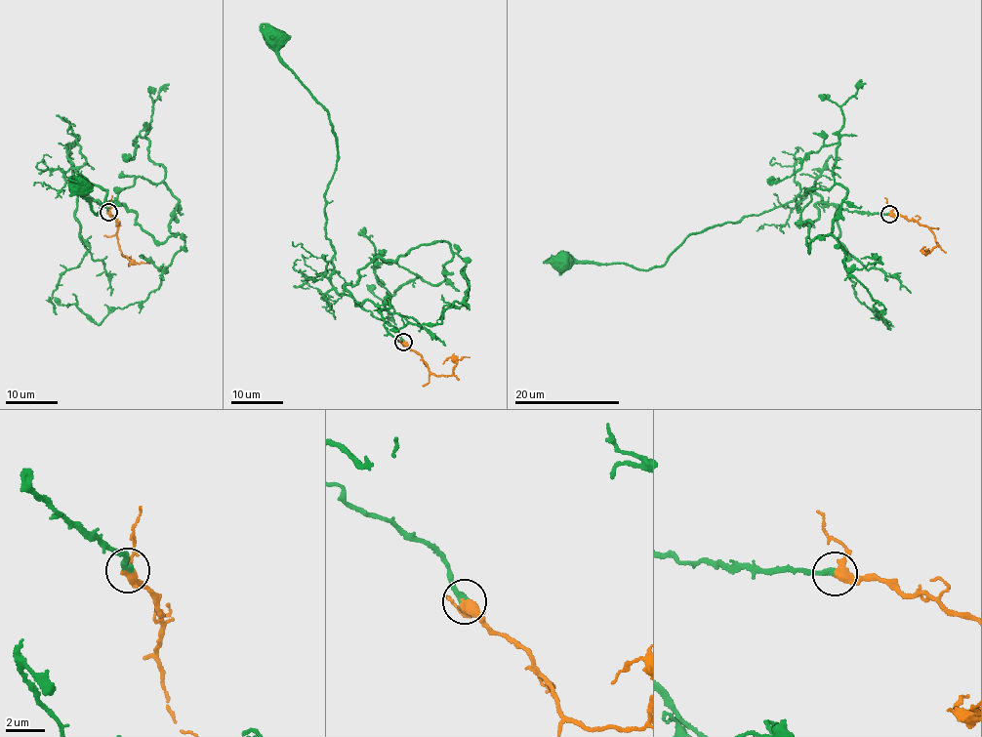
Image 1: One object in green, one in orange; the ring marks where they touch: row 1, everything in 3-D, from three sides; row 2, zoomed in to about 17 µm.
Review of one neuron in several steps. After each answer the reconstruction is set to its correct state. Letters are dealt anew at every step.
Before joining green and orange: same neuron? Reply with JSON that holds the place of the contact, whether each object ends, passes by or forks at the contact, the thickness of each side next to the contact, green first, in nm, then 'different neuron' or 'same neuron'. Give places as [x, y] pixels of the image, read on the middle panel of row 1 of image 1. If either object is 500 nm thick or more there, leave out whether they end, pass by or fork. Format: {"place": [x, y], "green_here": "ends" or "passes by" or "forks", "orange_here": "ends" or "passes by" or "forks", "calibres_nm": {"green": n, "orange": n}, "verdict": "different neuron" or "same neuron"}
{"place": [403, 342], "green_here": "ends", "orange_here": "passes by", "calibres_nm": {"green": 320, "orange": 400}, "verdict": "same neuron"}

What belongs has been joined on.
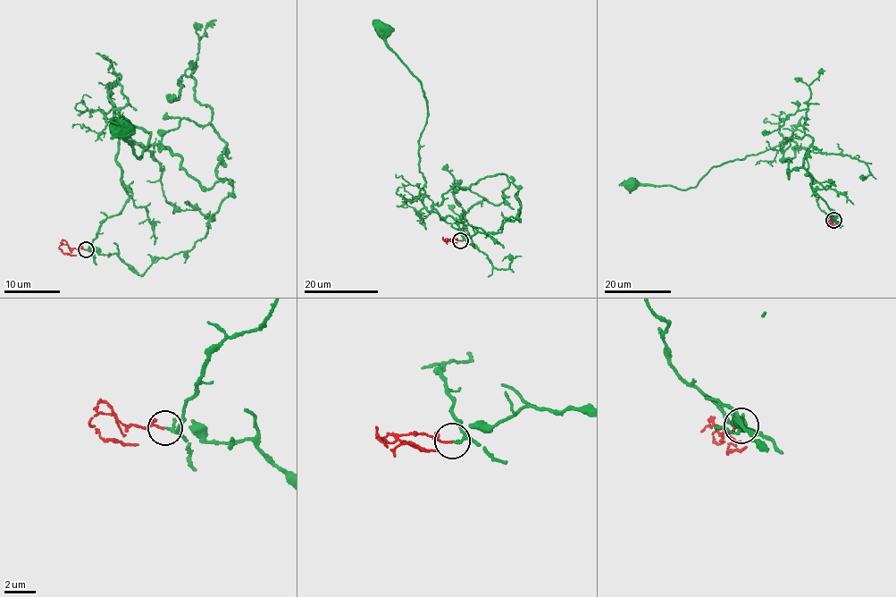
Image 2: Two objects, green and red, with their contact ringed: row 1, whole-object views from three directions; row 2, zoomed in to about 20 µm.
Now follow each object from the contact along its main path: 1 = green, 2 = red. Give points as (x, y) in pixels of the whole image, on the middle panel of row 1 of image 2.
1: (461, 239), (464, 214), (444, 219), (424, 206), (418, 153), (427, 104), (384, 30)
2: (461, 239), (451, 238), (449, 239), (452, 241), (447, 244)

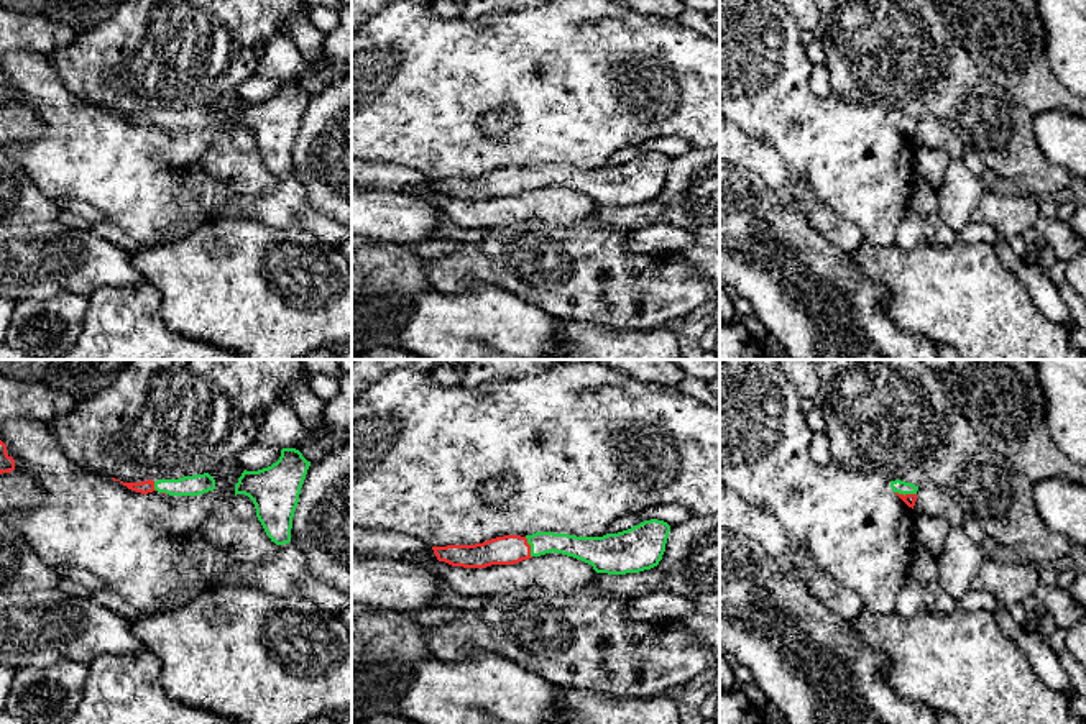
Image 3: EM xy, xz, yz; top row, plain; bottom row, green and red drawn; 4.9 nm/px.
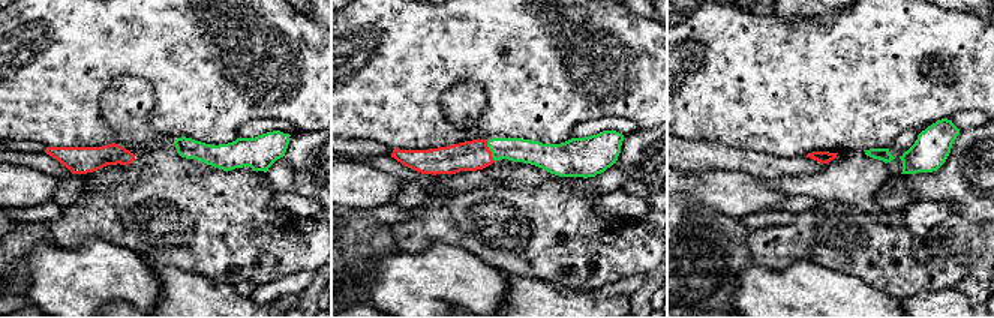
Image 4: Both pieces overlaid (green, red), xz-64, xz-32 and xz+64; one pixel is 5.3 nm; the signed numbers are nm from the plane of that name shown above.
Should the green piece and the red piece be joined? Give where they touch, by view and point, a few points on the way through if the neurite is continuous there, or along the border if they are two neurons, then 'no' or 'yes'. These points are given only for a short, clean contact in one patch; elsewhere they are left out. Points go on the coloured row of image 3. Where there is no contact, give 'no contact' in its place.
yz (906, 493) | across yz (899, 486), (906, 493), (909, 499) | yes

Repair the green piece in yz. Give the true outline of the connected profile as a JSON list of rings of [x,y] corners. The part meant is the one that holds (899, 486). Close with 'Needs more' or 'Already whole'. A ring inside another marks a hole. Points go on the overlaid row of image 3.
[[[895,479],[895,481],[890,481],[890,488],[909,507],[913,509],[918,486]]]. Needs more

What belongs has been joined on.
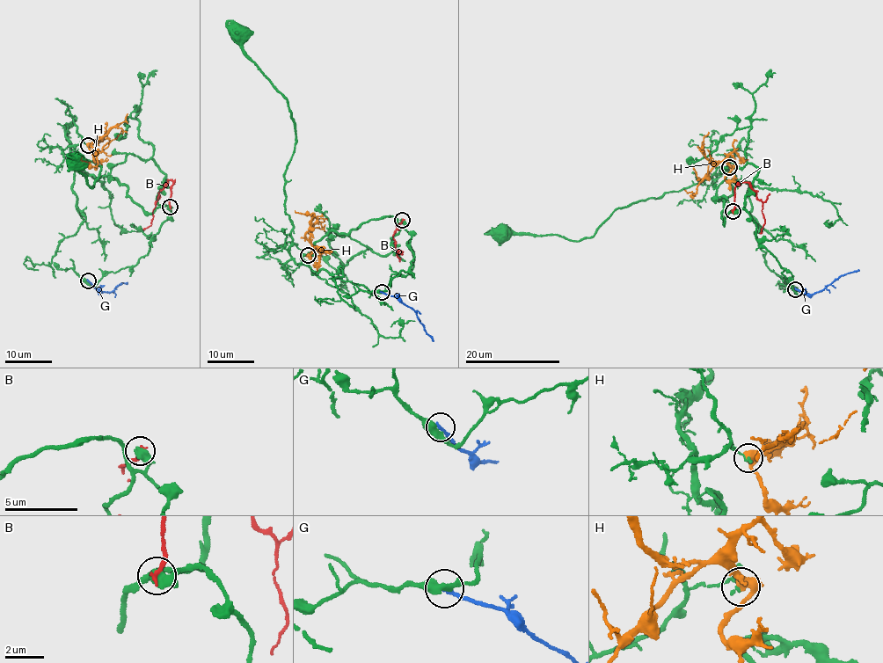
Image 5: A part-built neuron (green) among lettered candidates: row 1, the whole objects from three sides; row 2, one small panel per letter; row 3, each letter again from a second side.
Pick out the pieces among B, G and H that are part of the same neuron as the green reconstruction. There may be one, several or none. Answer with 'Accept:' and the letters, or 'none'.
Accept: none

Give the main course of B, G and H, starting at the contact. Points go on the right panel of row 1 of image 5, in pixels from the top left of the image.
B: (733, 210), (735, 186), (740, 183), (749, 183), (762, 204), (764, 224), (759, 233)
G: (795, 288), (809, 294), (820, 291), (838, 278), (859, 270)
H: (729, 167), (721, 161), (710, 171), (693, 194), (684, 189)

